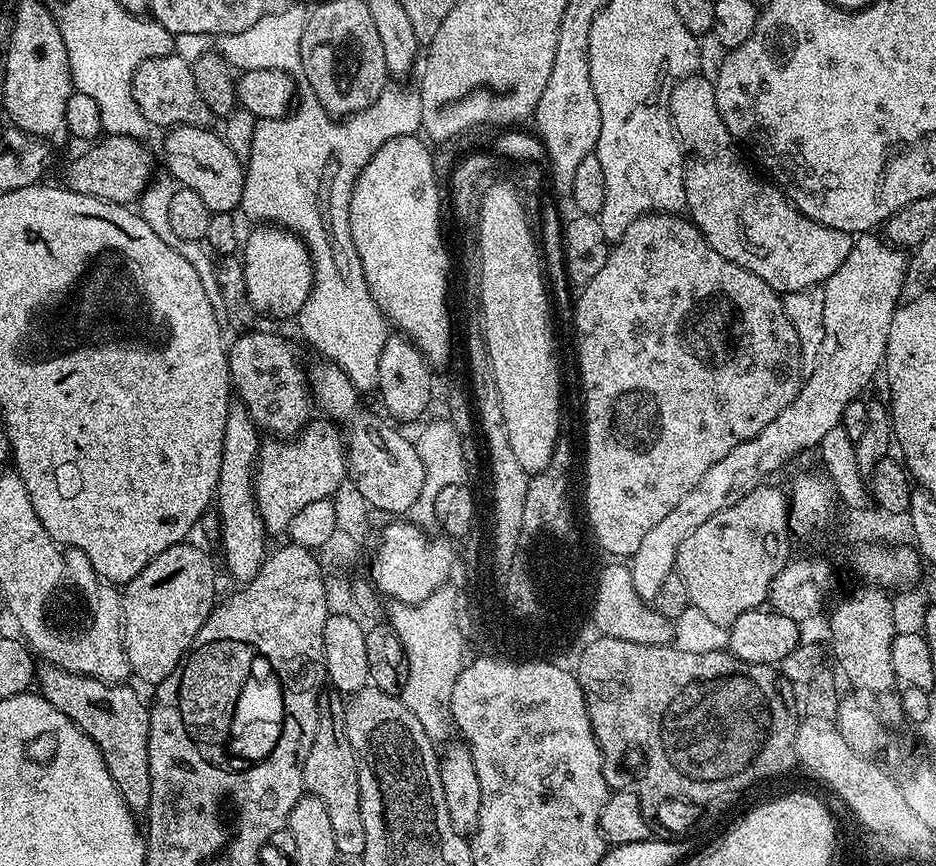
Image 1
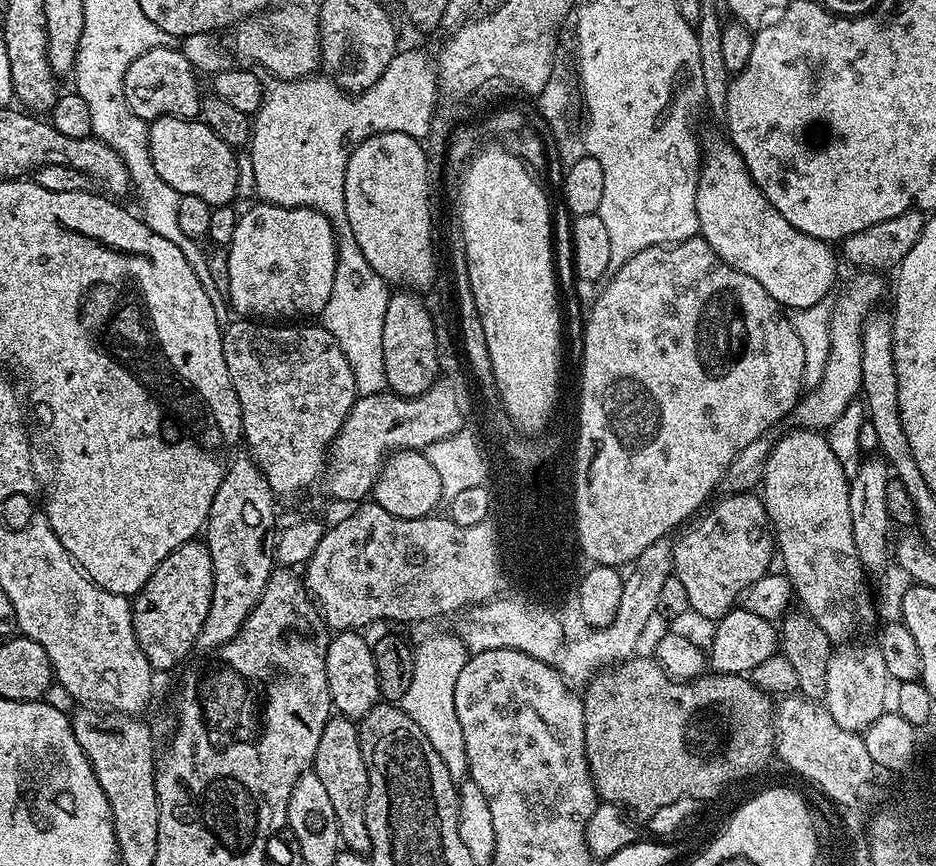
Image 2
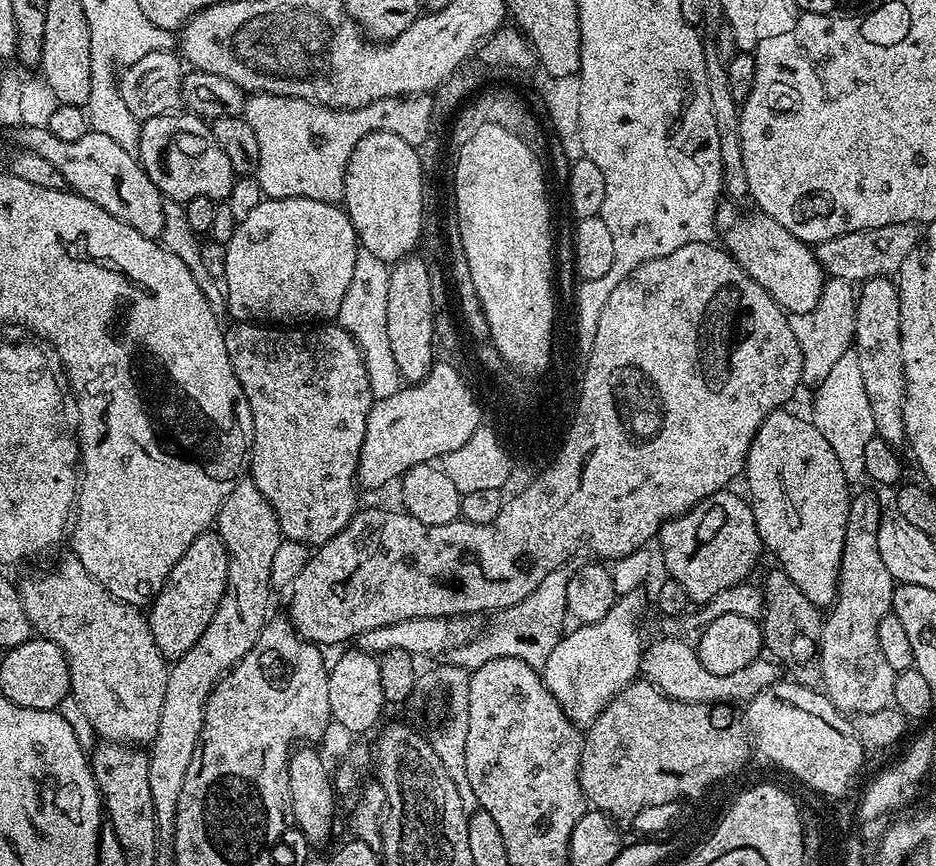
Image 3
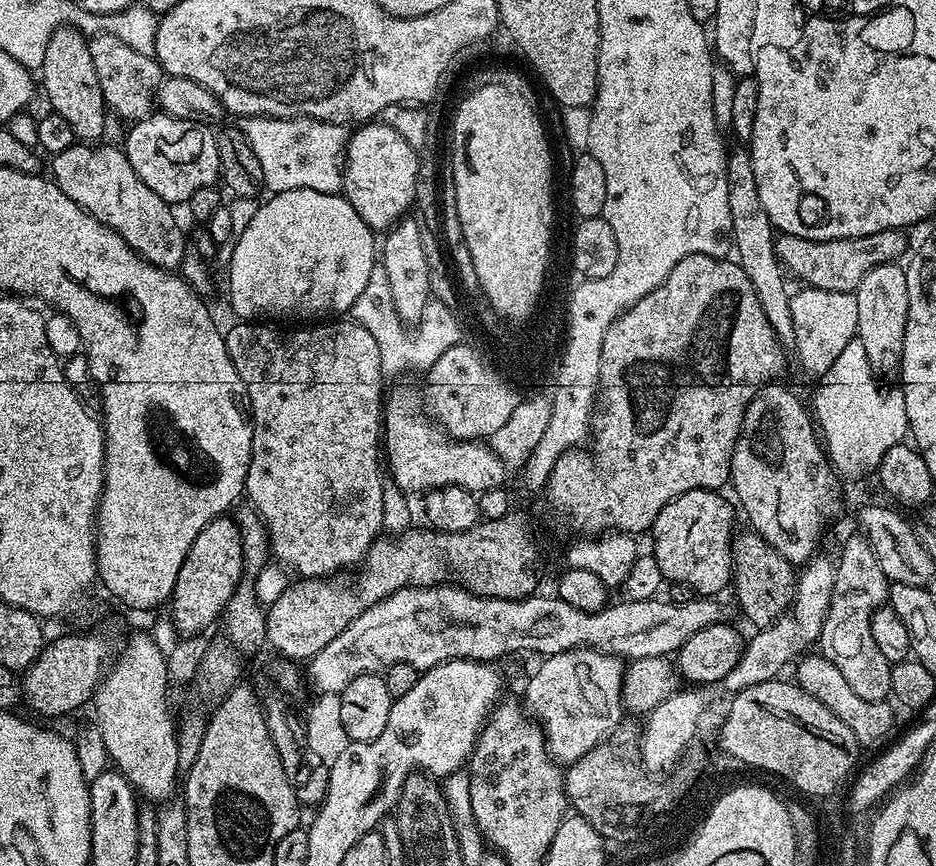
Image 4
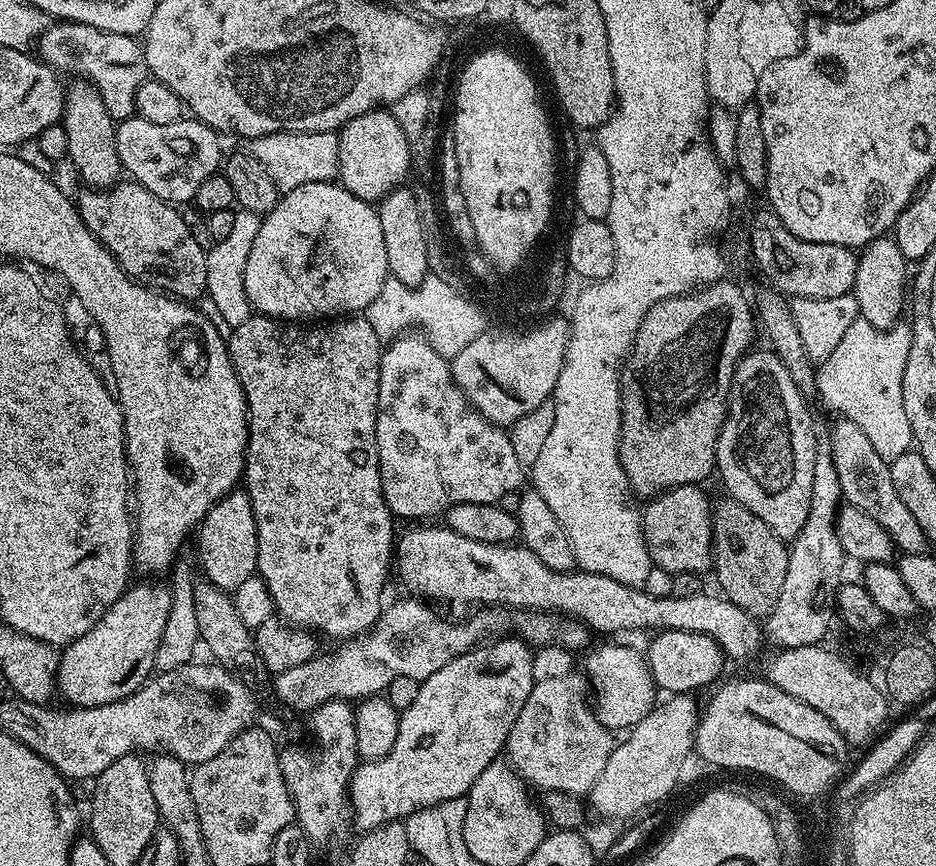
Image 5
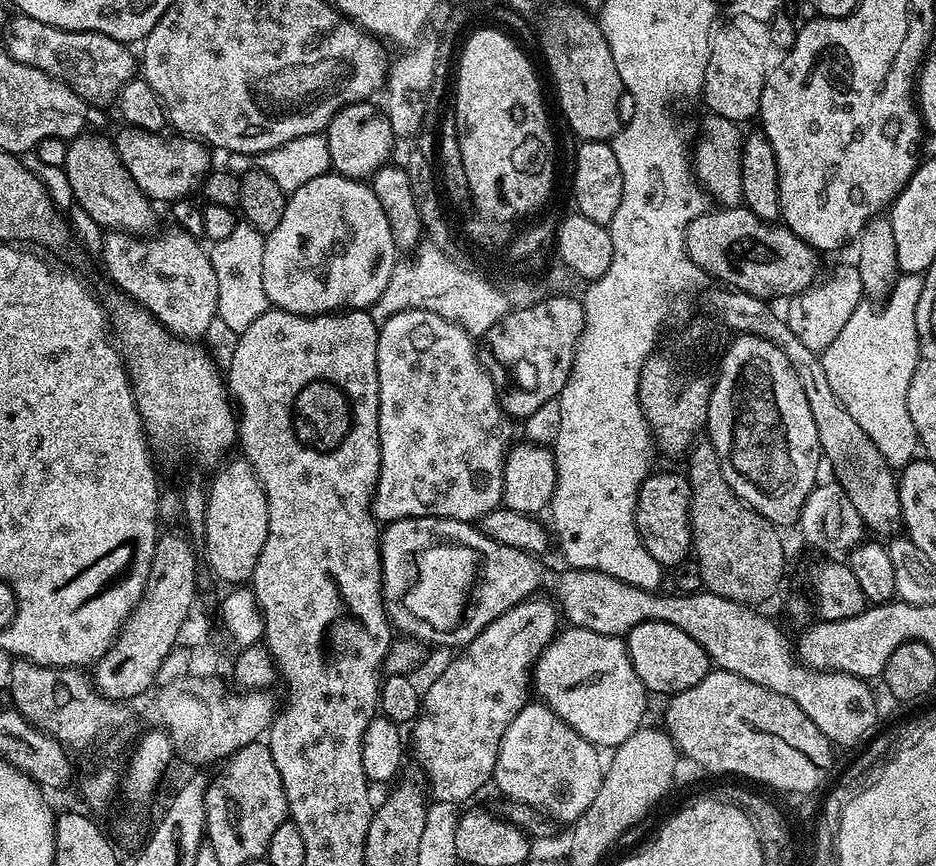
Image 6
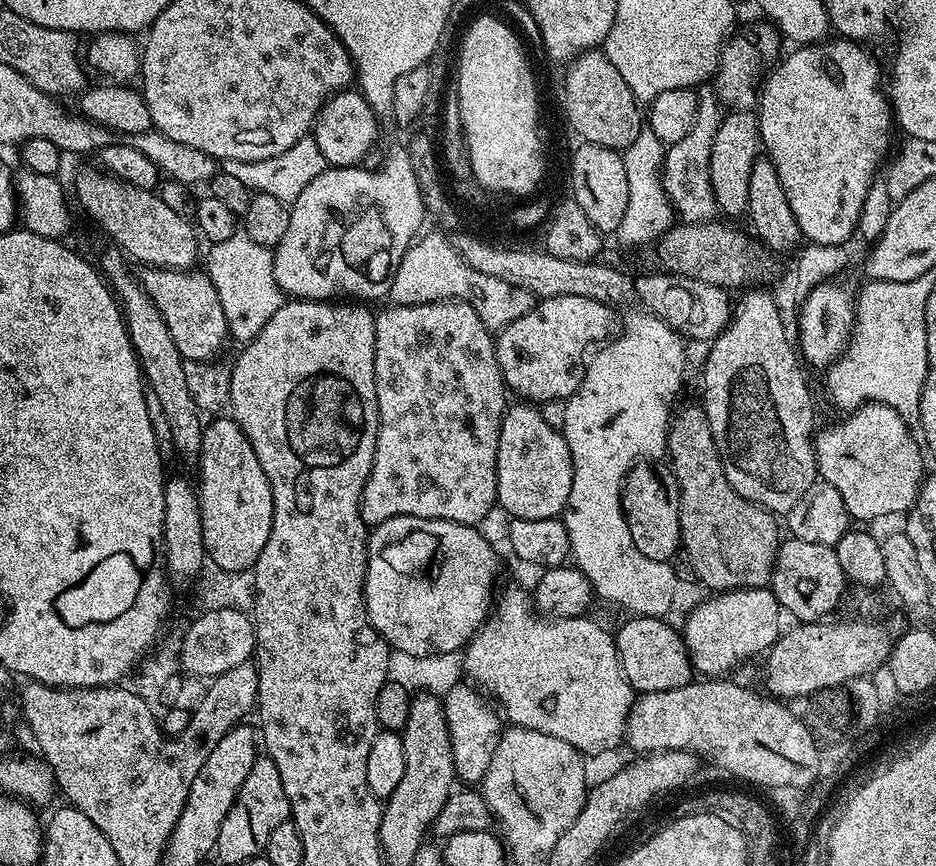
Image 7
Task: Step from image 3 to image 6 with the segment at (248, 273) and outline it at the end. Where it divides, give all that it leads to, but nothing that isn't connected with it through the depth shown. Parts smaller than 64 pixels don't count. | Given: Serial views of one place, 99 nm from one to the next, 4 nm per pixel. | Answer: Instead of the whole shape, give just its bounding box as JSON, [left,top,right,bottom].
[262,174,398,316]

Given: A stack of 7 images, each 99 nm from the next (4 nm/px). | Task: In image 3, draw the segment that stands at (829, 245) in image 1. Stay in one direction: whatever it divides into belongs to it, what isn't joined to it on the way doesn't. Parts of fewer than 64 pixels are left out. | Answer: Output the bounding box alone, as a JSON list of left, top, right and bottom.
[716,202,826,314]

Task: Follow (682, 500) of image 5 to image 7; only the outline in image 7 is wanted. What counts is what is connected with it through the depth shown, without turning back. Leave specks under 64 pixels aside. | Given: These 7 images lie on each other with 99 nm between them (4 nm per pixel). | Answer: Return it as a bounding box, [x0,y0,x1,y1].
[622,462,681,562]

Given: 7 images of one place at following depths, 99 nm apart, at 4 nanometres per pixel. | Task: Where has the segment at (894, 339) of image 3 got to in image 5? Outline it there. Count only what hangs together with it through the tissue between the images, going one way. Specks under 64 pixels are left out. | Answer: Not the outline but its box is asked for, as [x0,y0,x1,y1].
[854,234,910,328]

